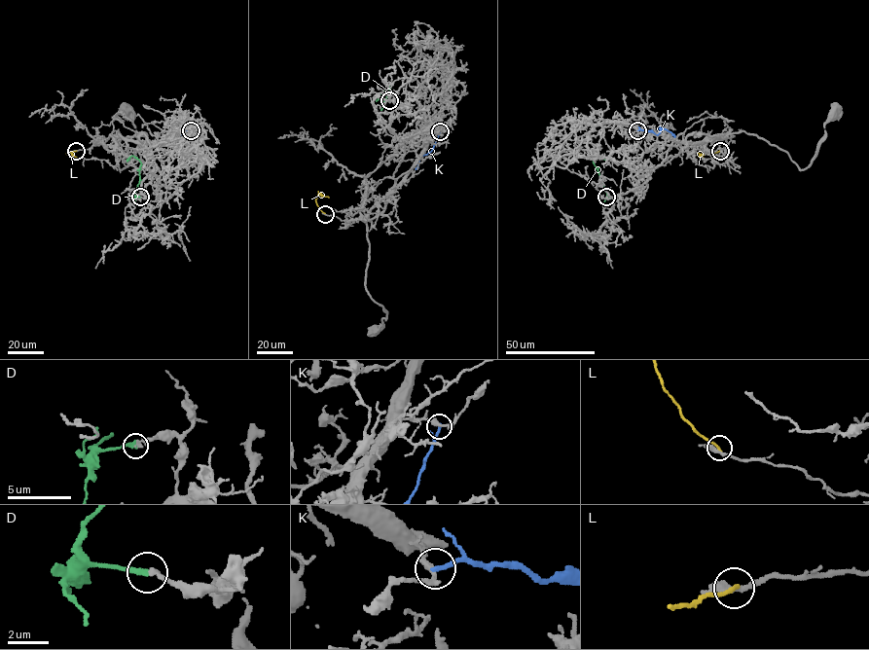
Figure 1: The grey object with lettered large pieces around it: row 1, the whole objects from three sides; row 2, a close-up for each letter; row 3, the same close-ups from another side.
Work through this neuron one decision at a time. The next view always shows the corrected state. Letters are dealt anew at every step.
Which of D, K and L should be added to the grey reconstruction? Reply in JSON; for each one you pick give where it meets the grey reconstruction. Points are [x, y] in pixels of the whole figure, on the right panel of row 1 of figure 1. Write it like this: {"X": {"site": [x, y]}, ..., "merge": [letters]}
{"D": {"site": [606, 197]}, "merge": ["D"]}

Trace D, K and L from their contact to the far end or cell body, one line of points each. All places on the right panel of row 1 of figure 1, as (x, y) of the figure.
D: (606, 197), (593, 160), (598, 156), (606, 162)
K: (637, 130), (657, 134), (664, 128), (674, 137)
L: (720, 151), (701, 155), (703, 159)

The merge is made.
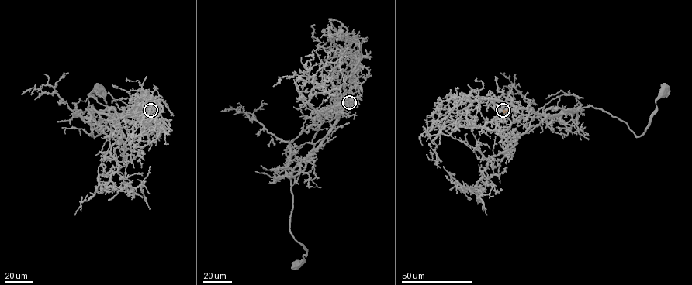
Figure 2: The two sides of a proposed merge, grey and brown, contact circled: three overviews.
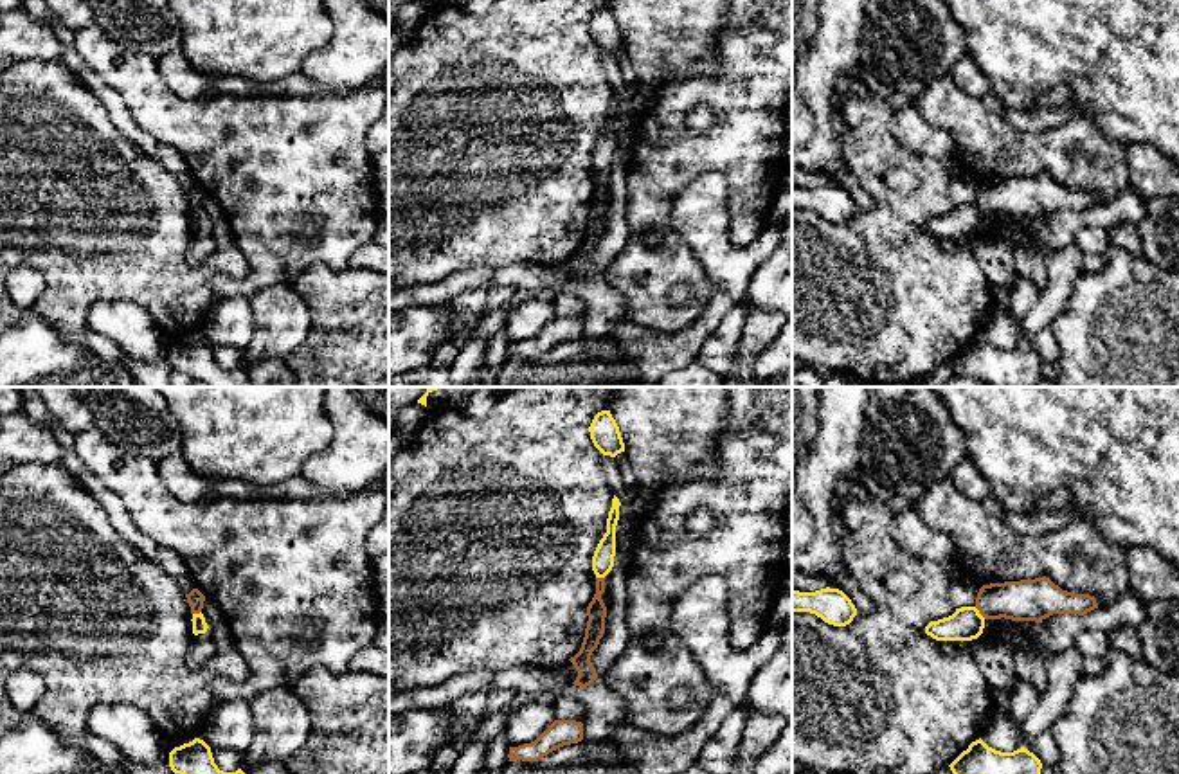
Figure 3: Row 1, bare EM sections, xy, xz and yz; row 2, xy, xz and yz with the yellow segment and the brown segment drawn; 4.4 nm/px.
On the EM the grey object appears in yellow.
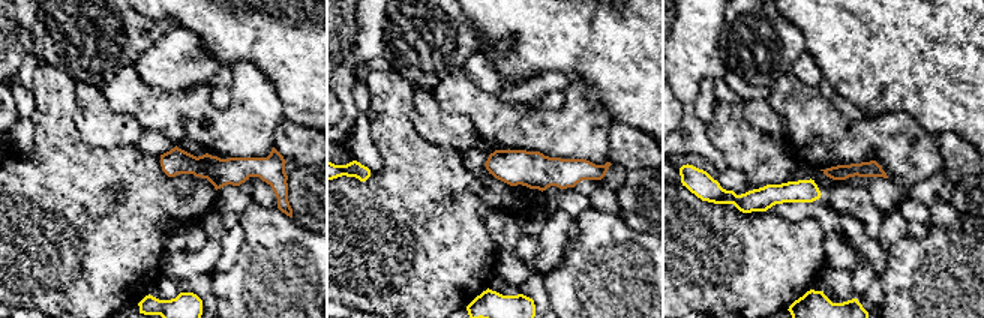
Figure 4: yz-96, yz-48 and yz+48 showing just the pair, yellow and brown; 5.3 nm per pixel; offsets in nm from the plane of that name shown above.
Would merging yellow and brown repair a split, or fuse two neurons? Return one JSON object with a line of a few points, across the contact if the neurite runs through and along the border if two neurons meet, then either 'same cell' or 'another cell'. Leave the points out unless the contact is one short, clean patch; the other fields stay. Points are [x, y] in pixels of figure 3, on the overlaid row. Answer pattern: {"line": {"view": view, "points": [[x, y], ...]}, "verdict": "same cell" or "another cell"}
{"line": {"view": "yz", "points": [[974, 607], [985, 618]]}, "verdict": "another cell"}

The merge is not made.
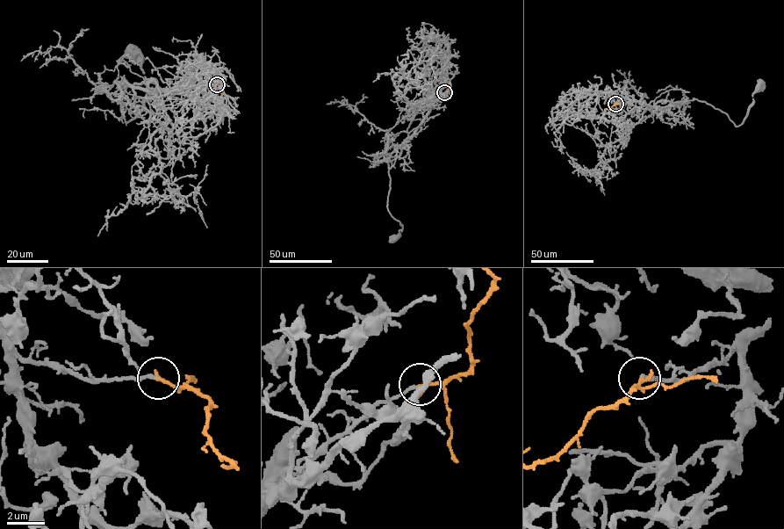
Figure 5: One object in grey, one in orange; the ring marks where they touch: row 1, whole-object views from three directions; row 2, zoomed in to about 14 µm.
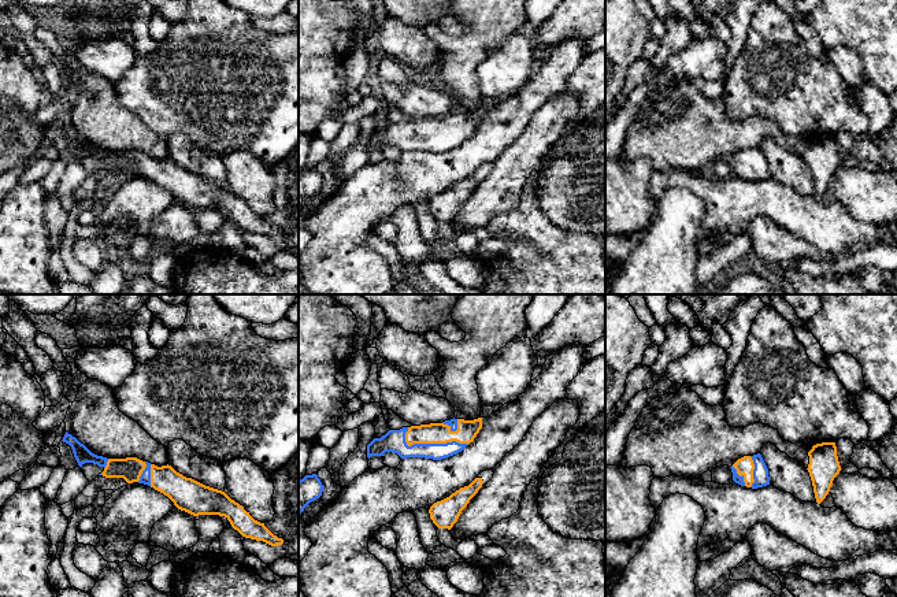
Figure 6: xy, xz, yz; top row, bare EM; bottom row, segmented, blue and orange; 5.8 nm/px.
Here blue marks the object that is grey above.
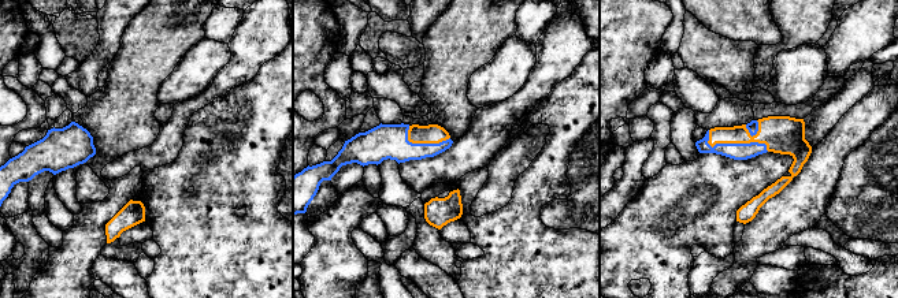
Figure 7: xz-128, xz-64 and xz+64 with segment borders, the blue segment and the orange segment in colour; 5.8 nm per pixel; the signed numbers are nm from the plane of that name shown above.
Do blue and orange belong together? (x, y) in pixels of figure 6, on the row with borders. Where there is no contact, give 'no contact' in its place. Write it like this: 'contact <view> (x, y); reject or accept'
contact xz (432, 444); accept

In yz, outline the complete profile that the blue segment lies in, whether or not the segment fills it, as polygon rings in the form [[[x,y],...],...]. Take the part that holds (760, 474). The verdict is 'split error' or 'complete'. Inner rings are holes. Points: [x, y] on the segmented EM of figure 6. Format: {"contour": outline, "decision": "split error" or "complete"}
{"contour": [[[760,453],[741,457],[730,468],[733,481],[741,486],[757,489],[770,485],[768,468]]], "decision": "split error"}

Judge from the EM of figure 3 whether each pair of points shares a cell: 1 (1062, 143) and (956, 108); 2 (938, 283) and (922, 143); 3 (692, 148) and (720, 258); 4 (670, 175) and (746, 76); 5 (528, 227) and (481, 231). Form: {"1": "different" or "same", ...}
{"1": "same", "2": "different", "3": "different", "4": "same", "5": "same"}

